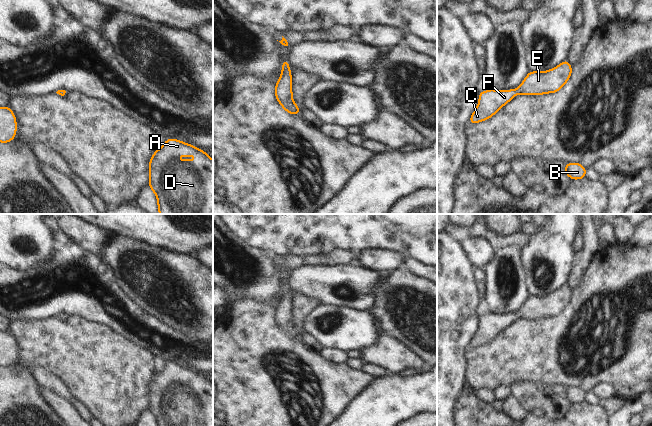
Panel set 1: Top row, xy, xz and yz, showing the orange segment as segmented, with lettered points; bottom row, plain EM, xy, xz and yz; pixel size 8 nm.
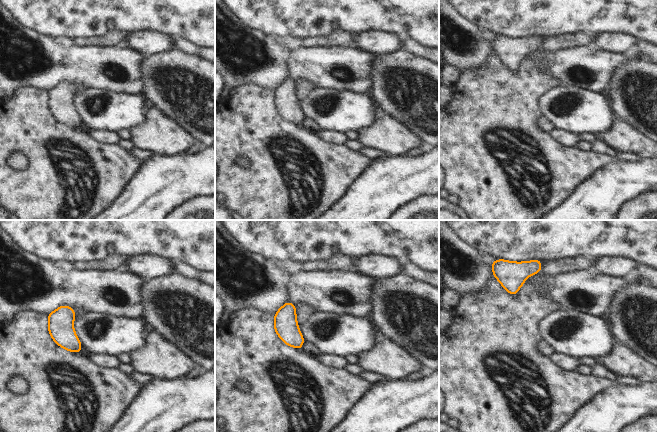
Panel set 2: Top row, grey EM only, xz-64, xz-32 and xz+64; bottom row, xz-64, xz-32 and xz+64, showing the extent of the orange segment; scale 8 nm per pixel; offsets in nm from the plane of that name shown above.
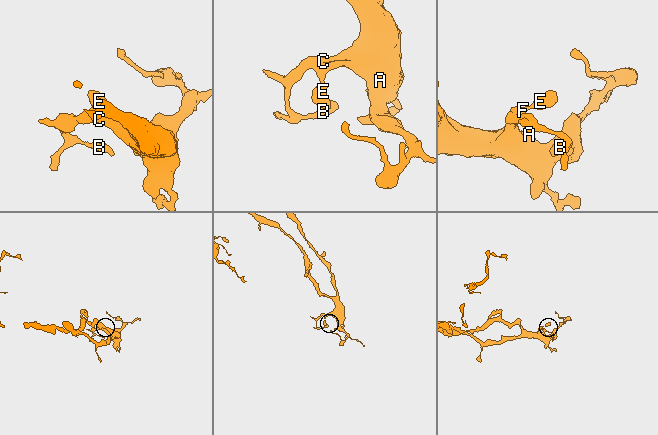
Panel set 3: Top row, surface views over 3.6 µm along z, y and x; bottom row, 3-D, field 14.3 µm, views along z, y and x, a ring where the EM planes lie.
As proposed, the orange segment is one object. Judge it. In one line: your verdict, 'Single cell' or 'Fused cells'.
Single cell.

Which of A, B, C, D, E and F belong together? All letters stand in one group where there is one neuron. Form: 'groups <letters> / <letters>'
groups A B C D E F

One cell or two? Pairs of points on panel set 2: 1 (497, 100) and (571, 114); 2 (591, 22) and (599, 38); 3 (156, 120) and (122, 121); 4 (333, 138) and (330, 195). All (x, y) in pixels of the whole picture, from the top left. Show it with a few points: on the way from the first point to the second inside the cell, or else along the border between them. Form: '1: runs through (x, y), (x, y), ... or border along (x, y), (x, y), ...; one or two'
1: border along (552, 88), (539, 98), (538, 110), (540, 115); two
2: border along (621, 33), (597, 32), (592, 35); two
3: border along (148, 103), (145, 109), (145, 119), (129, 129); two
4: border along (314, 133), (331, 143), (343, 146); two

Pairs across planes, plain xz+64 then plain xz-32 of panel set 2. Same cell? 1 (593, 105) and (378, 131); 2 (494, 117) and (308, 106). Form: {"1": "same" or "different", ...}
{"1": "different", "2": "different"}

